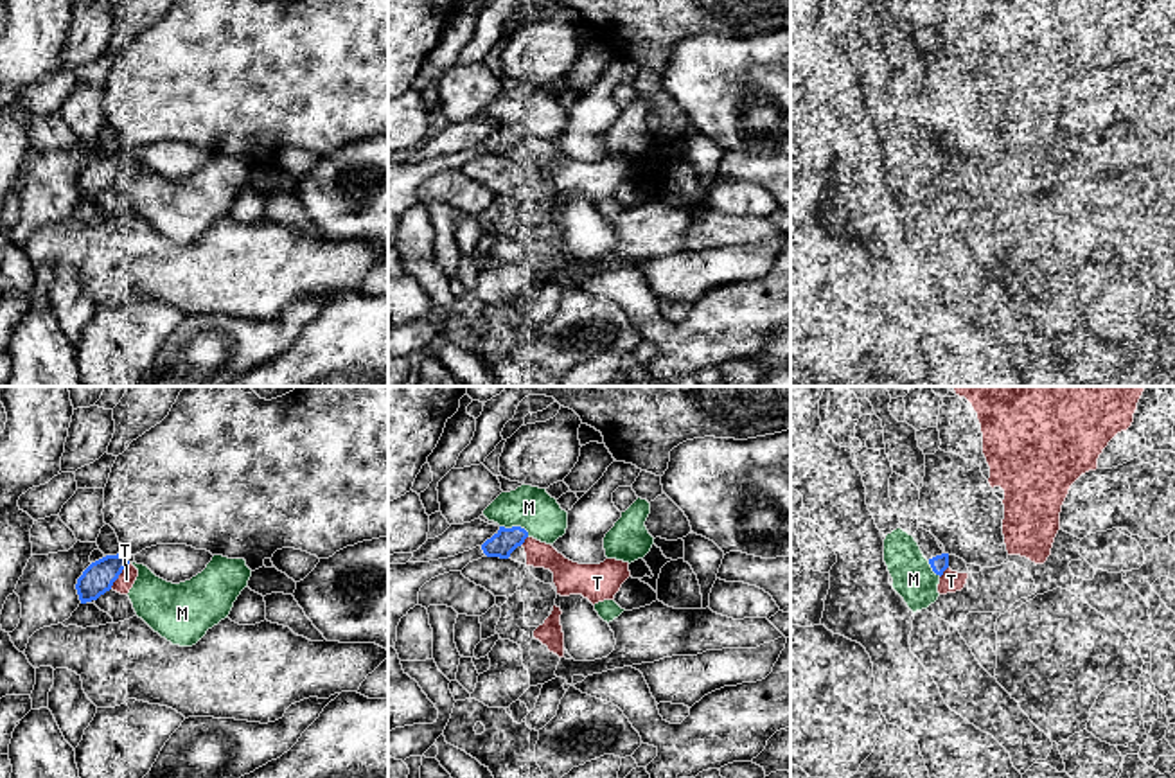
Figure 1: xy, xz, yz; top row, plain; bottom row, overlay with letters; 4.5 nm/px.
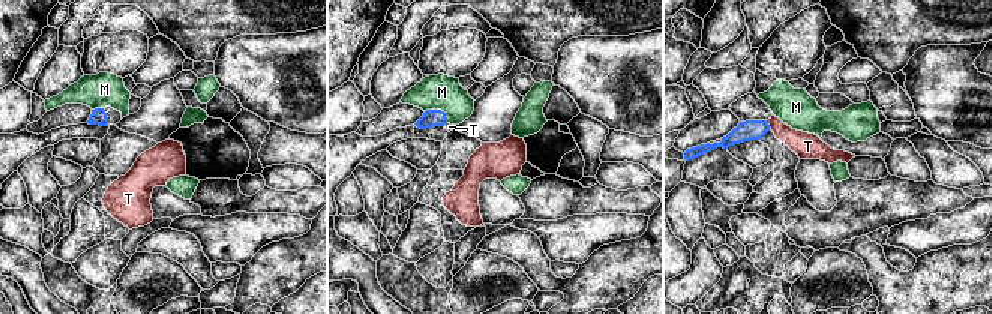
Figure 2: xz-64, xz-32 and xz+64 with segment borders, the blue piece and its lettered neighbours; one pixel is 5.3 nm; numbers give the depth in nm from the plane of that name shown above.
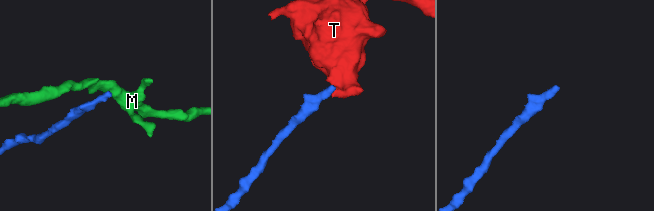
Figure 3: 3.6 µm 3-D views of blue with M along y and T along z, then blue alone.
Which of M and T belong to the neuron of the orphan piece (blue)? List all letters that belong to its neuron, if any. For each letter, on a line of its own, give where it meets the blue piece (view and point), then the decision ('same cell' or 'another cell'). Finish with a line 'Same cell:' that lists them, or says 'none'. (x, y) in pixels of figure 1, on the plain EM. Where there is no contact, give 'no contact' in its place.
M: xz (516, 124) | another cell
T: xy (119, 171) | another cell
Same cell: none

